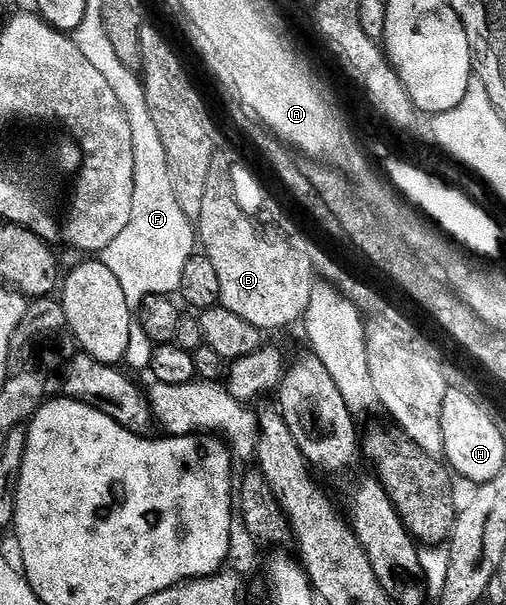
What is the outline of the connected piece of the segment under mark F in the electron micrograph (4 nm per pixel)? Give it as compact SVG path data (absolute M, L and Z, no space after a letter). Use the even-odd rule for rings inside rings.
M154 135L138 137L138 147L132 145L132 213L120 237L116 237L116 241L112 241L112 245L108 245L100 255L102 263L120 281L120 288L130 305L142 304L149 295L170 297L181 292L184 265L188 265L188 261L196 254L196 227L184 209L180 209L176 193L172 193L164 141Z

